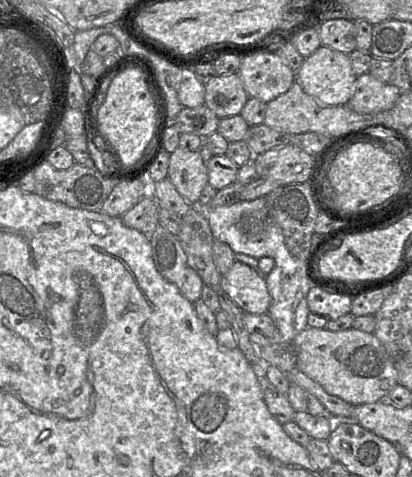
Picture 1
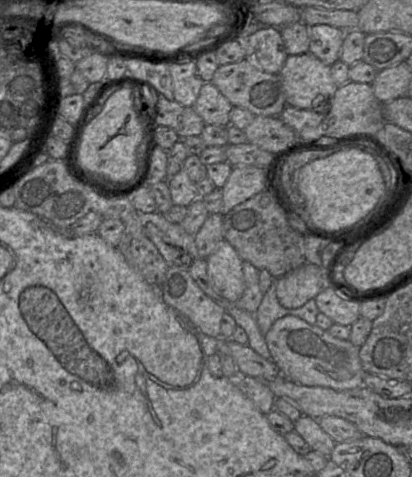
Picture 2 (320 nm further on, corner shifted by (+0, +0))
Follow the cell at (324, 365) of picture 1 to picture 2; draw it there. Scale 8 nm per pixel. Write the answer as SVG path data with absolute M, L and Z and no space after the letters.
M286 315L277 319L265 334L271 360L282 375L305 386L349 390L363 385L365 370L359 349L350 340L333 337L327 330L311 325L297 316Z

